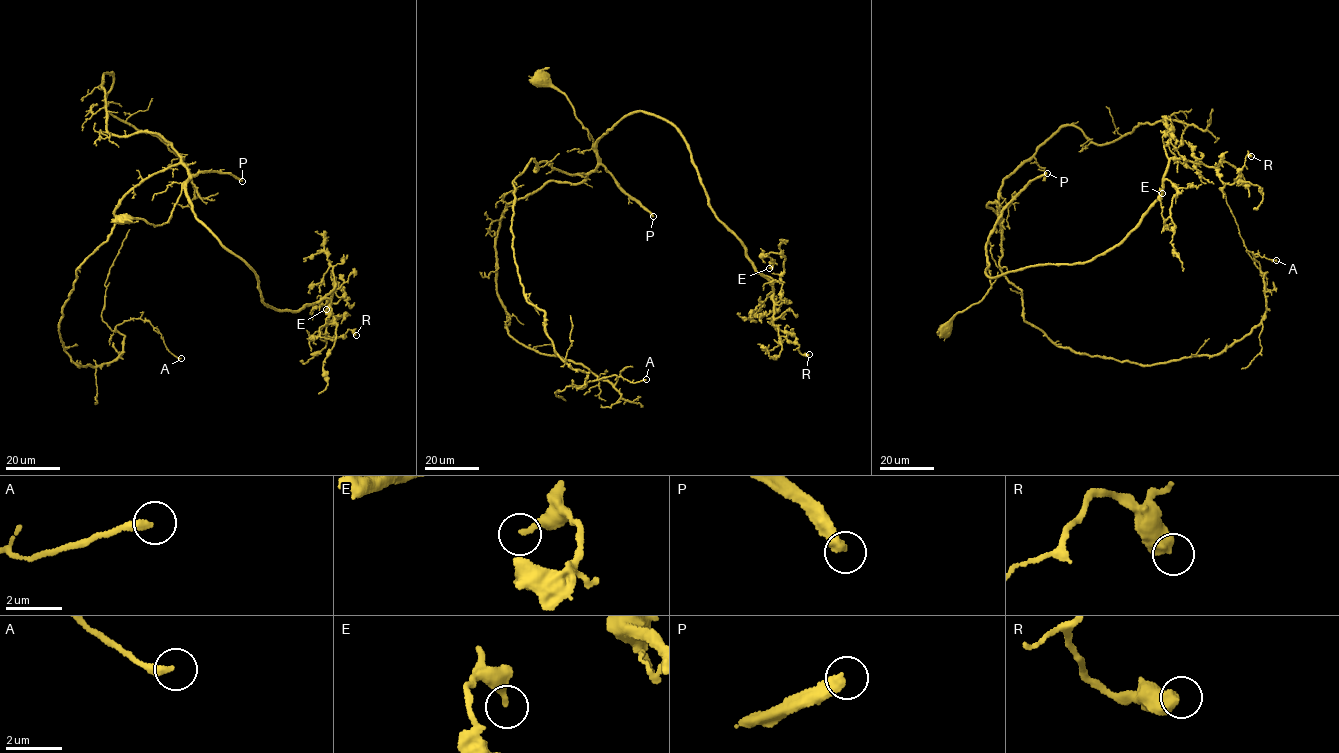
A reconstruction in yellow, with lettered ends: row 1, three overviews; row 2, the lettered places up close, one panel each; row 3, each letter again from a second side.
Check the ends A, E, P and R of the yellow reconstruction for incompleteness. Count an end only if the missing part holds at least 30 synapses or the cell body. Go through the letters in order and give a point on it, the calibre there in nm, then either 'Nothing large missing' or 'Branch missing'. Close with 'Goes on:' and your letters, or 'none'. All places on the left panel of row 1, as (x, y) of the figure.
A: Place: (181, 358). Thickness 280 nm. Nothing large missing
E: Place: (326, 309). Thickness 200 nm. Nothing large missing
P: Place: (242, 181). Thickness 440 nm. Branch missing
R: Place: (356, 335). Thickness 550 nm. Nothing large missing
Goes on: P

